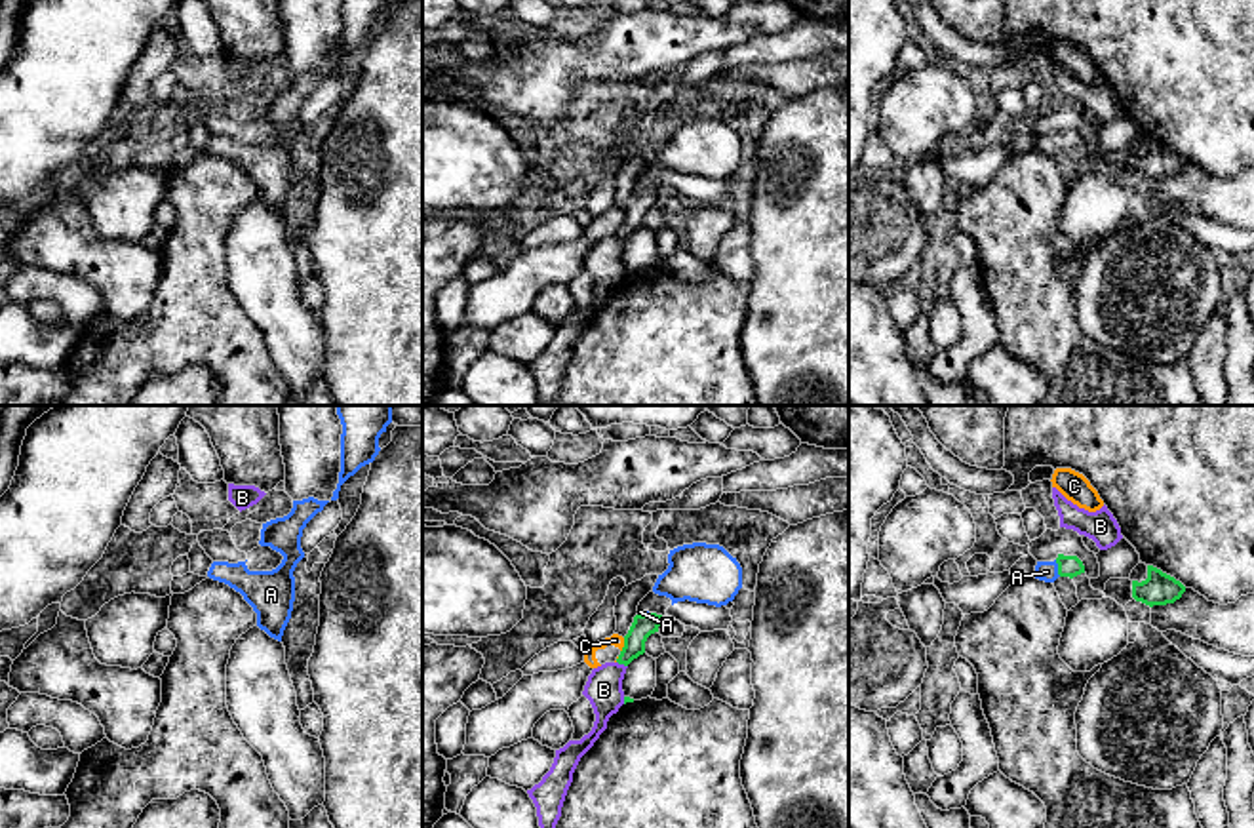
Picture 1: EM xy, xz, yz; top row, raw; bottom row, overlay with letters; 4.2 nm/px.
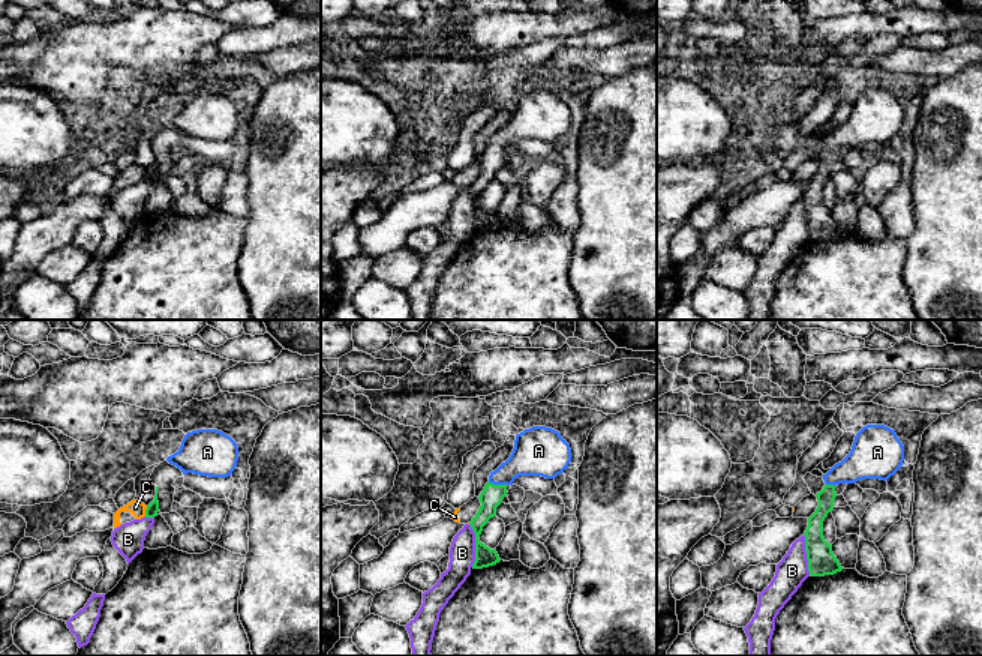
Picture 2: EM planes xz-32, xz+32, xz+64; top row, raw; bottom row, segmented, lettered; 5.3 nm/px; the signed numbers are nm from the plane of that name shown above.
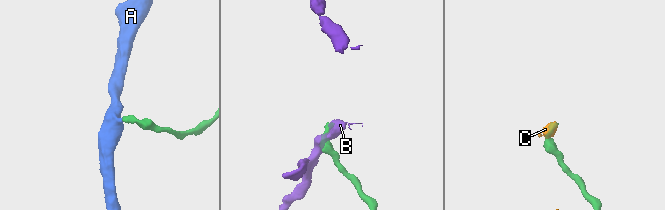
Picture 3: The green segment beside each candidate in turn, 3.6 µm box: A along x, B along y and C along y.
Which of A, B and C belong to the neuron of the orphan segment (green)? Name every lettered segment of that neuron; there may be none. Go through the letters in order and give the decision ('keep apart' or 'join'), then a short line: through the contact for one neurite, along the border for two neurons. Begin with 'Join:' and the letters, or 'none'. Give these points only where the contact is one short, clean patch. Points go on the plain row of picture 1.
Join: A
A: join; line yz (1068, 139), (1058, 141), (1047, 145)
B: keep apart; line xz (617, 235), (626, 240)
C: keep apart; line xz (625, 212), (621, 225)

